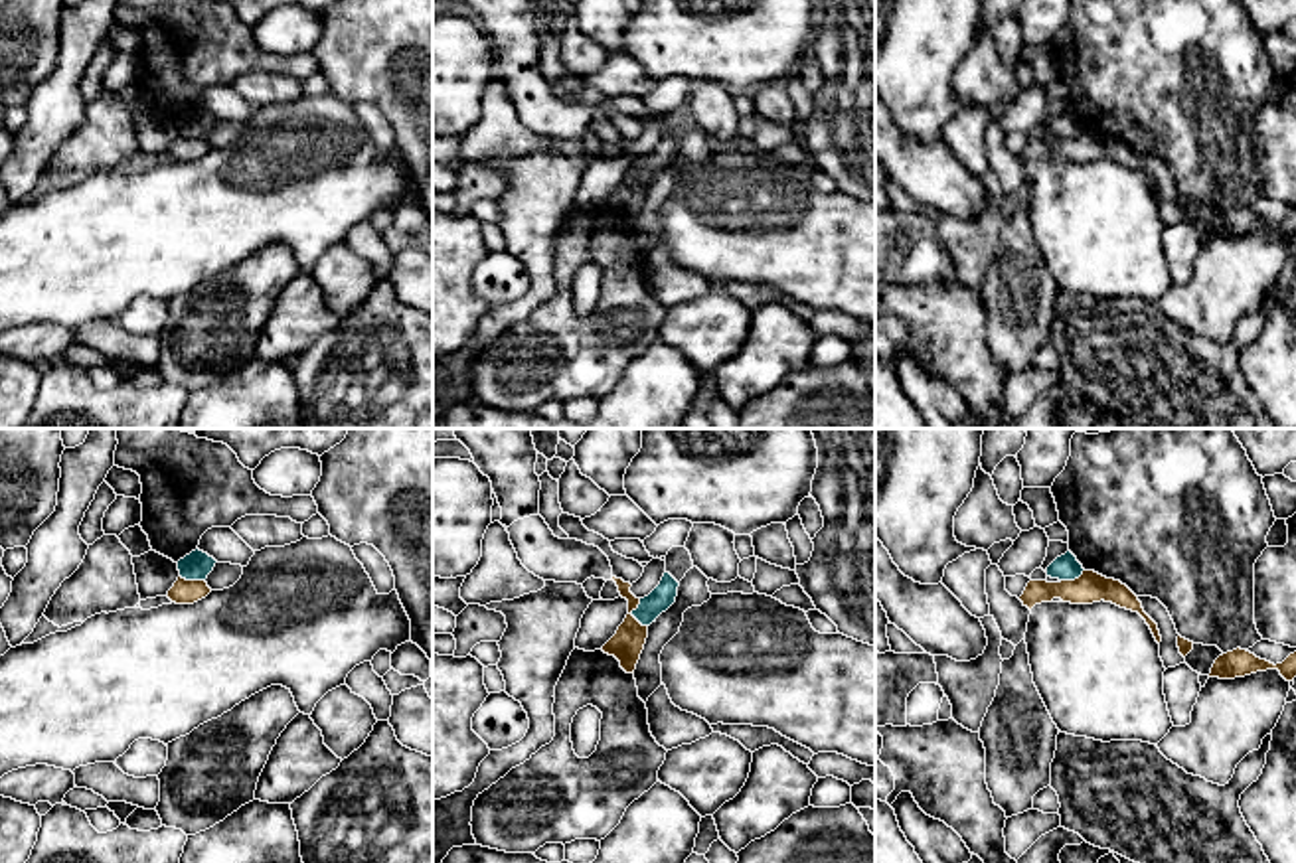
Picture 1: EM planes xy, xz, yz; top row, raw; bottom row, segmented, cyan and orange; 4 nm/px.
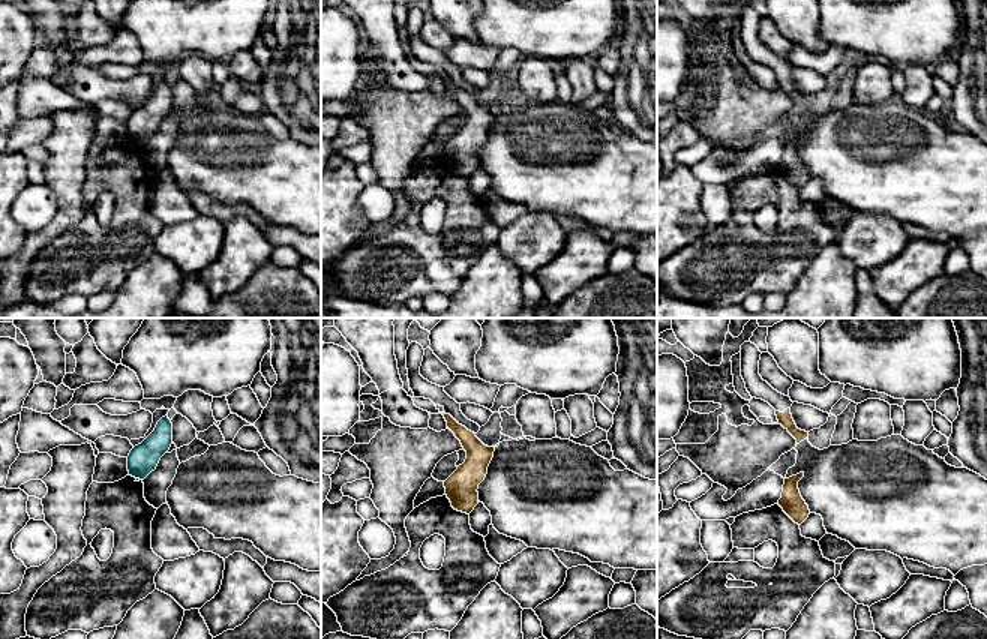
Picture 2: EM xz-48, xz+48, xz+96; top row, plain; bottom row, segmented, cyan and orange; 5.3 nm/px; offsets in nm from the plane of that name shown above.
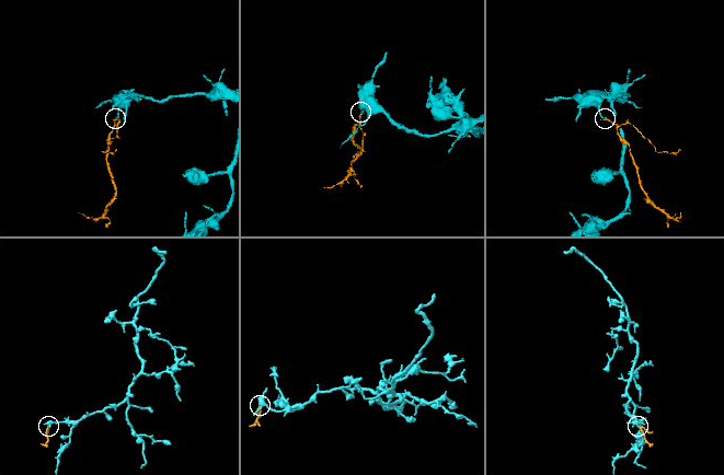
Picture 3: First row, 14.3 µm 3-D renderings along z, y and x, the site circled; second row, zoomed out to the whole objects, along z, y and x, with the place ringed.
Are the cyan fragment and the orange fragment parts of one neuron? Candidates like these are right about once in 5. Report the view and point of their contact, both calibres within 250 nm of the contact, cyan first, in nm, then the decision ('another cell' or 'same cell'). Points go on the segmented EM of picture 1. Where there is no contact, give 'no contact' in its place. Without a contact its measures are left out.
contact xz (633, 615); calibres 100 and 140 nm; another cell

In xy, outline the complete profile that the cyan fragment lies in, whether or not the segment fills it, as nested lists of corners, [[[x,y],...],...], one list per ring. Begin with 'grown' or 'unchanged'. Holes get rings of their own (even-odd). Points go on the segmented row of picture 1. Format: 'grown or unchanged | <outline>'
unchanged | [[[196,549],[178,561],[180,577],[186,581],[205,581],[215,567],[215,559]]]

